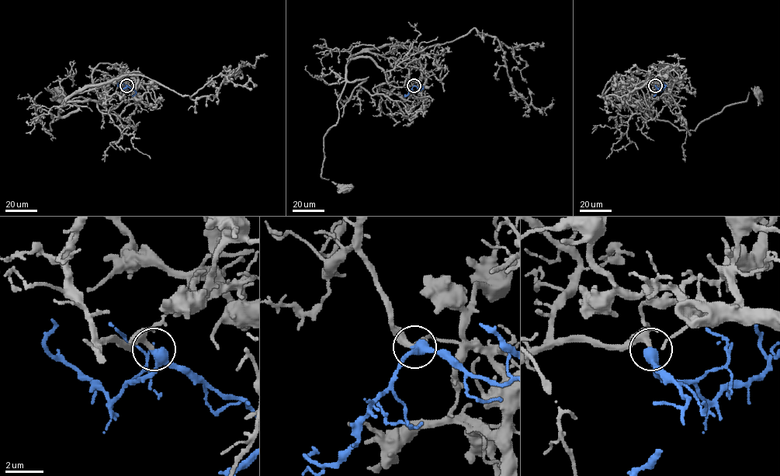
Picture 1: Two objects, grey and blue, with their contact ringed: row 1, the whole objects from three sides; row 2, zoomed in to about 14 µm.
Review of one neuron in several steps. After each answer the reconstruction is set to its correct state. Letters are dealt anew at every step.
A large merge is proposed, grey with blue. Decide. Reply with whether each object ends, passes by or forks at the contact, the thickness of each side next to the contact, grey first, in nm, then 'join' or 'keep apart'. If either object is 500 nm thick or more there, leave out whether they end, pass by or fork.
grey passes by | blue passes by | 220/400 nm | join

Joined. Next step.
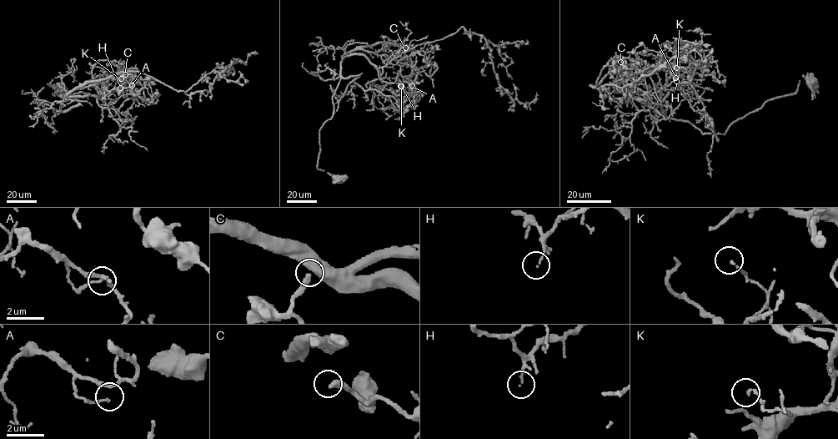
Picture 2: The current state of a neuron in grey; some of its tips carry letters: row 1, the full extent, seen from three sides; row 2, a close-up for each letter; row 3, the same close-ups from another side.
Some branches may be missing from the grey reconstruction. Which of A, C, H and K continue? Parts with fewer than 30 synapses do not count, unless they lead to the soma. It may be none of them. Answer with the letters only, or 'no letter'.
C

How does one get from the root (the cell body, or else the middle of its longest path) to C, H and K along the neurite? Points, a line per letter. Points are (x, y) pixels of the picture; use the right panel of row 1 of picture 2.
C: (811, 84), (802, 75), (794, 93), (703, 133), (630, 94), (649, 97), (645, 109), (620, 62)
H: (811, 84), (802, 75), (794, 93), (721, 134), (660, 115), (623, 83), (632, 68), (669, 70), (676, 81)
K: (811, 84), (802, 75), (794, 93), (724, 134), (703, 133), (623, 83), (632, 68), (676, 68)

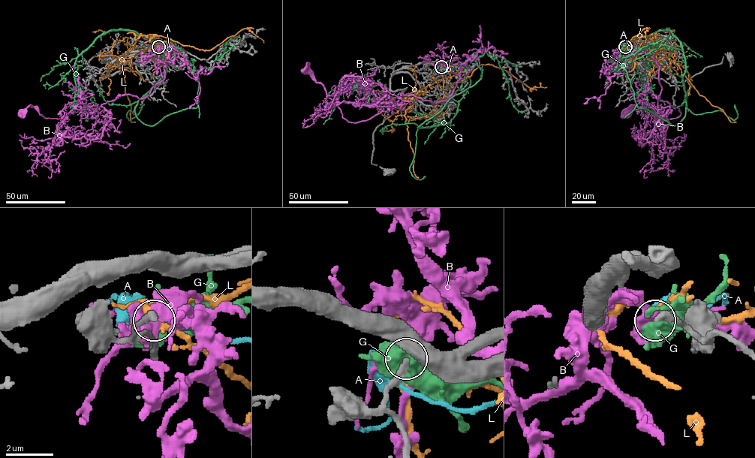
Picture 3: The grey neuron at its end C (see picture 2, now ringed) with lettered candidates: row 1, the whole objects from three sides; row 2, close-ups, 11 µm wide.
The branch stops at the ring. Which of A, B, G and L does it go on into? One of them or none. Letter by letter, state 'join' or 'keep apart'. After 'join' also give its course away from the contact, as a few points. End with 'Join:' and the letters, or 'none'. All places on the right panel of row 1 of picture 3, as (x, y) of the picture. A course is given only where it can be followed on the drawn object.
A: keep apart
B: keep apart
G: keep apart
L: keep apart
Join: none

